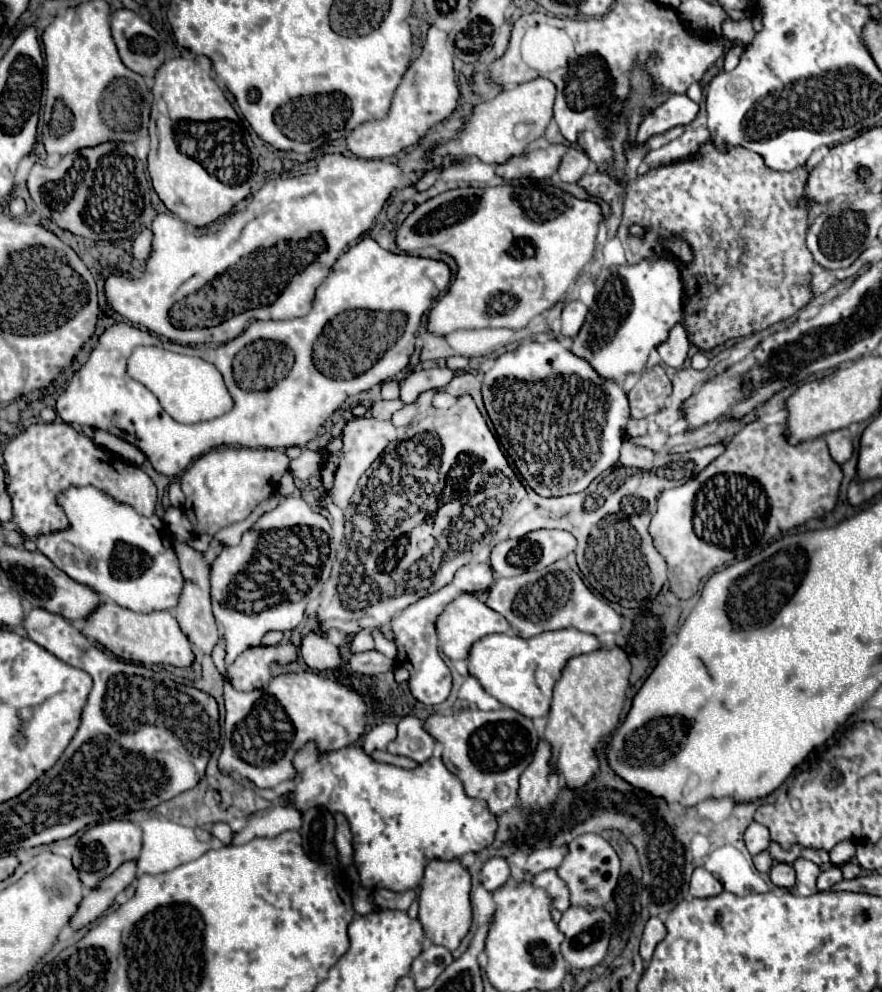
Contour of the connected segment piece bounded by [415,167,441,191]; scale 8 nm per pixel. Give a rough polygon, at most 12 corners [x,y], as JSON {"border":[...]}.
{"border":[[431,167],[419,181],[417,189],[429,189],[437,177],[441,167]]}

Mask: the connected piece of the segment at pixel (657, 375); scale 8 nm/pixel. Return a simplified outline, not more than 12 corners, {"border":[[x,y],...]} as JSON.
{"border":[[661,365],[647,367],[627,395],[631,417],[659,411],[671,395]]}

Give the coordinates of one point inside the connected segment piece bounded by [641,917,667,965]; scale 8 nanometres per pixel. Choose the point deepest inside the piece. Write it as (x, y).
(655, 931)

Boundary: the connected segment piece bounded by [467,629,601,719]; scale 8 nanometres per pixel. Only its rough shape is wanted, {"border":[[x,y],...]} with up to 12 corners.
{"border":[[577,629],[485,635],[469,675],[501,705],[547,715],[567,659],[601,643]]}

